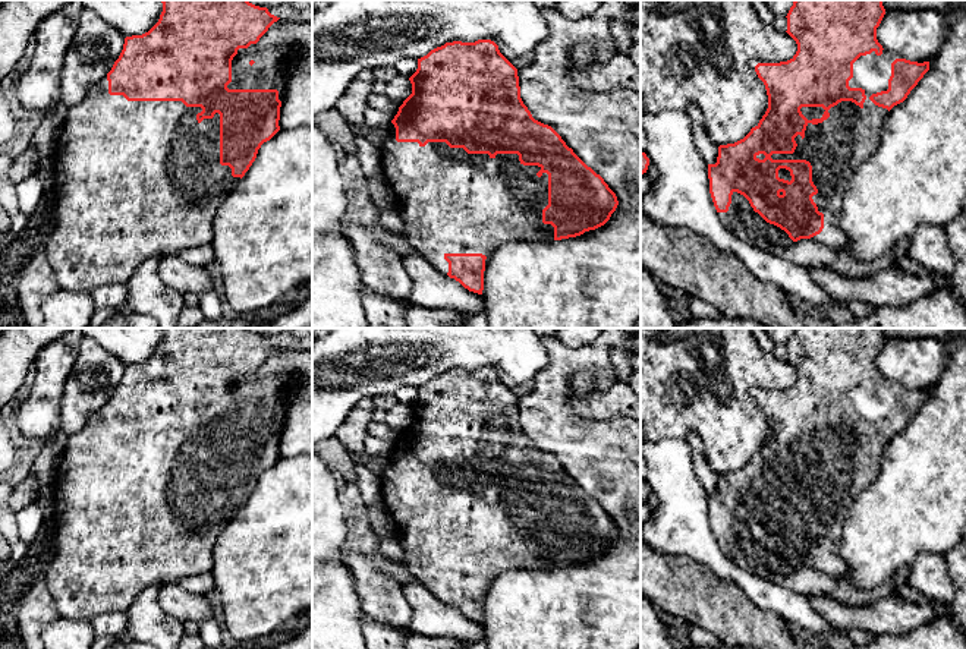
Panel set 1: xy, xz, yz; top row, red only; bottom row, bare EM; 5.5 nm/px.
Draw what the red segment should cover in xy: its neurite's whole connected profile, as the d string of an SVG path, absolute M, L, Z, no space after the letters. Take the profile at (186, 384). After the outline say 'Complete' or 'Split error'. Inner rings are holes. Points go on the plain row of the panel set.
M161 328L161 331L163 340L158 350L142 363L126 365L123 378L107 404L92 415L81 431L69 434L63 445L56 470L53 502L53 524L57 527L56 549L43 563L45 587L63 618L91 621L103 612L128 611L148 587L210 573L213 549L221 530L249 498L261 473L280 459L280 435L286 419L284 377L281 374L262 378L254 375L280 346L271 343L267 335L255 334L248 328Z. Split error

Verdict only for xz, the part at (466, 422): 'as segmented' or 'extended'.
extended

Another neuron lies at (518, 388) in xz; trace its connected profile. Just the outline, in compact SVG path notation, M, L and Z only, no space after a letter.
M495 366L494 371L498 374L500 381L519 398L534 391L535 379L528 382L516 382L512 377L509 377L500 366Z

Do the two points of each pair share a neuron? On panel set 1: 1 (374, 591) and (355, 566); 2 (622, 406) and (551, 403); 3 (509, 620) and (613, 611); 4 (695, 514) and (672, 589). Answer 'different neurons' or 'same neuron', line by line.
1: same neuron
2: different neurons
3: same neuron
4: different neurons

